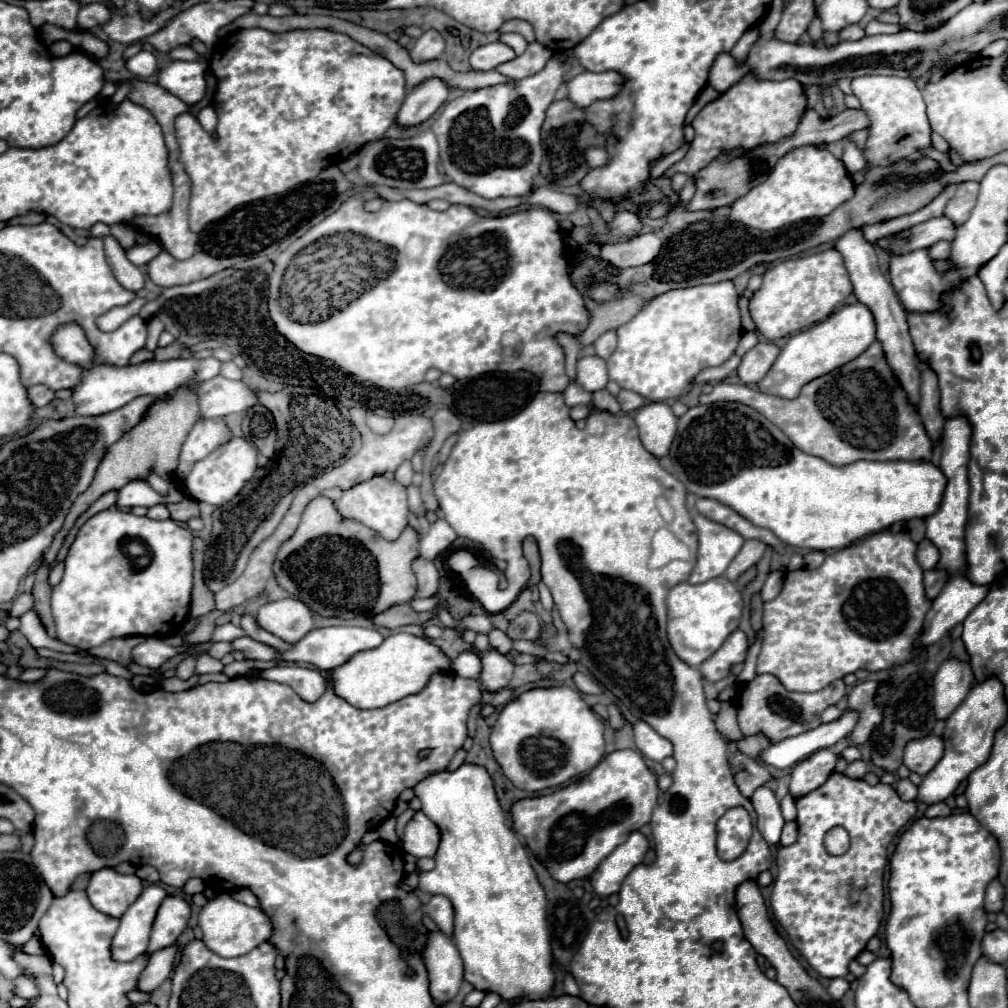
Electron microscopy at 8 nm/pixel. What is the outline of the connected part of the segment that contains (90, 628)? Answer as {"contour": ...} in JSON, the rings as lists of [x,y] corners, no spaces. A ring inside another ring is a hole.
{"contour":[[[112,506],[108,510],[102,510],[98,512],[96,516],[92,516],[76,534],[72,546],[68,548],[68,554],[66,554],[66,560],[64,560],[64,576],[60,580],[58,586],[52,588],[52,616],[54,616],[54,622],[56,622],[56,632],[58,632],[58,640],[66,642],[66,644],[72,644],[80,650],[88,650],[88,648],[94,648],[94,646],[100,646],[112,638],[124,638],[124,636],[166,636],[170,632],[174,632],[188,616],[188,606],[190,606],[190,592],[192,592],[192,532],[184,526],[184,524],[178,524],[174,520],[150,520],[150,518],[140,518],[140,516],[134,516],[130,512],[122,512],[120,508]],[[132,538],[140,538],[148,550],[150,550],[150,564],[146,568],[138,568],[130,556],[126,556],[126,550],[124,550],[124,542],[126,540],[132,540]]]}

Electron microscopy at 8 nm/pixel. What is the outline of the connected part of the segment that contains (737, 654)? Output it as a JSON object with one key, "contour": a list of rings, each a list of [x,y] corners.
{"contour":[[[736,630],[706,662],[700,664],[702,676],[710,682],[722,680],[724,676],[728,676],[734,664],[746,660],[746,650],[748,650],[748,636],[742,630]]]}

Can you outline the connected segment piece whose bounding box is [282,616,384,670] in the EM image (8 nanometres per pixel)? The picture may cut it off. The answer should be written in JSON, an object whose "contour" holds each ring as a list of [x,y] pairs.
{"contour":[[[354,616],[352,622],[356,624],[344,624],[344,626],[316,626],[314,630],[310,630],[300,642],[296,642],[290,650],[284,652],[282,660],[284,662],[298,662],[298,664],[308,664],[312,668],[318,670],[330,670],[334,666],[340,666],[342,662],[346,662],[352,654],[362,652],[362,650],[372,650],[376,646],[382,644],[382,636],[375,628],[366,625],[365,621],[370,618],[365,616]]]}

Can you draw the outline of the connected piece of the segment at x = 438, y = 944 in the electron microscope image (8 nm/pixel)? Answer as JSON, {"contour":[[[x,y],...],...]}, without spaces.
{"contour":[[[442,932],[430,934],[430,942],[426,946],[424,958],[430,974],[430,994],[440,1006],[444,1006],[458,994],[460,984],[464,980],[462,958],[454,942]]]}

